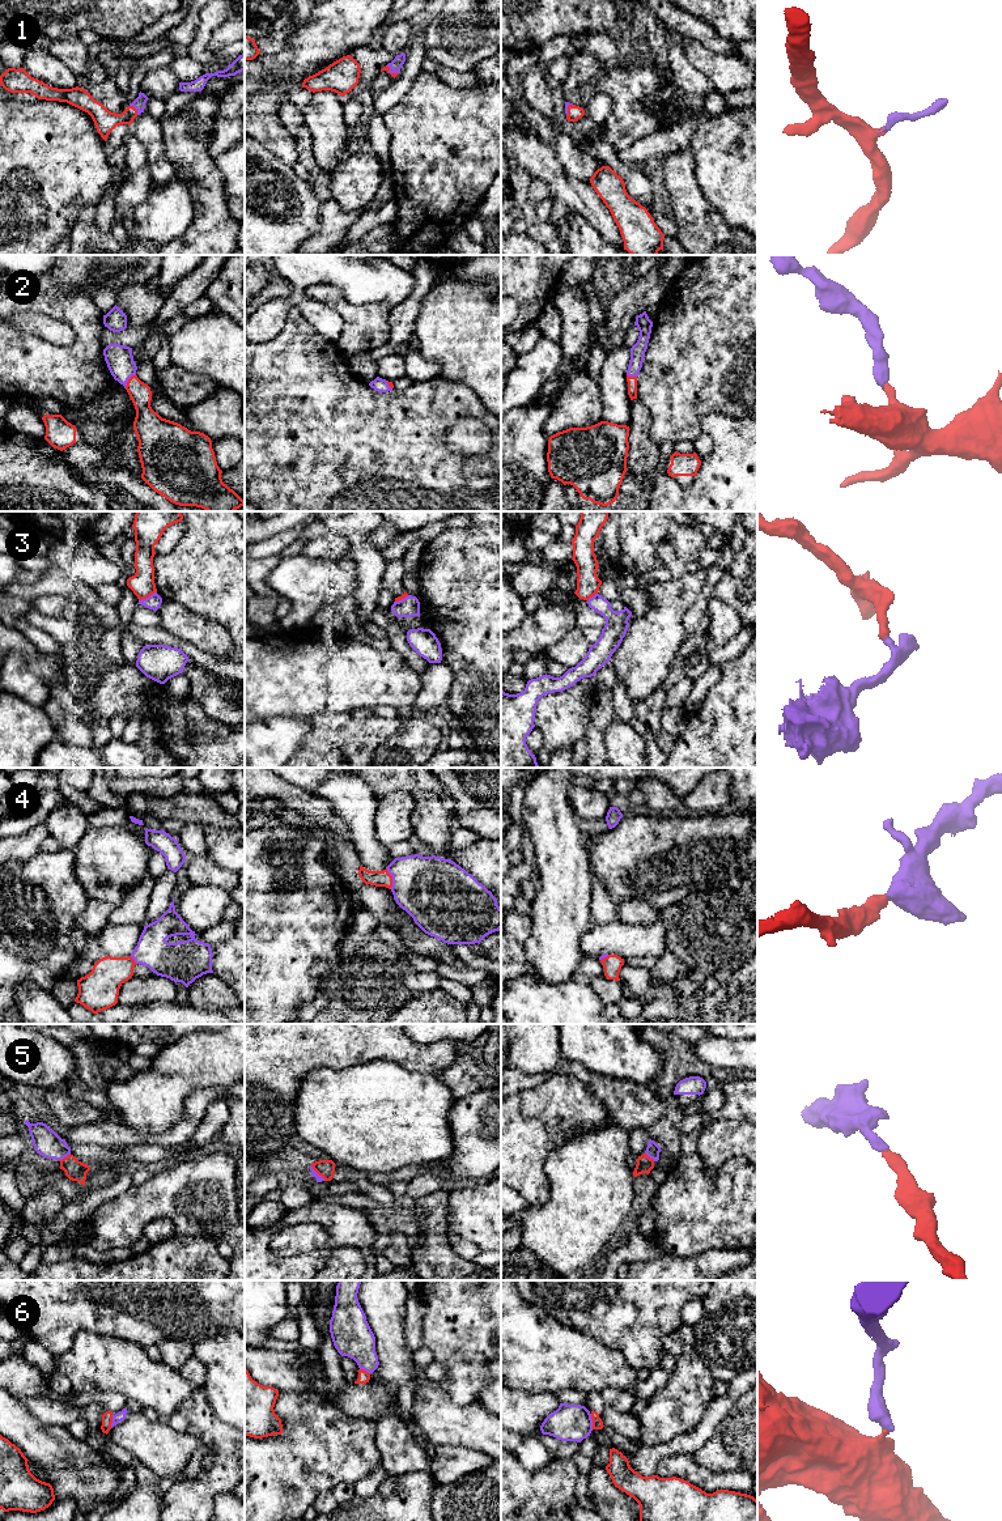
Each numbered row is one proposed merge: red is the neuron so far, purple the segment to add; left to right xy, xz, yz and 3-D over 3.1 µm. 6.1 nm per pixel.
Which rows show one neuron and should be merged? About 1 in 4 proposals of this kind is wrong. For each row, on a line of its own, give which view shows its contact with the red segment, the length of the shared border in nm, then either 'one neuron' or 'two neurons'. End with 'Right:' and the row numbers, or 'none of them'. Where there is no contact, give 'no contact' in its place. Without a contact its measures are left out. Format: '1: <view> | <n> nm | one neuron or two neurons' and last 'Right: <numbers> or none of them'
1: xy | 80 nm | one neuron
2: xy | 110 nm | one neuron
3: xy | 130 nm | two neurons
4: xz | 130 nm | one neuron
5: xy | 80 nm | one neuron
6: yz | 100 nm | two neurons
Right: 1, 2, 4, 5

